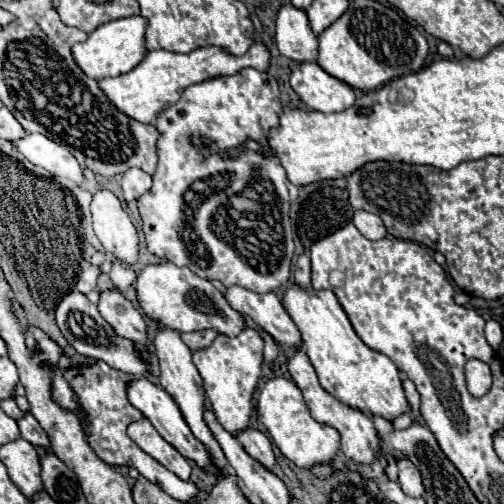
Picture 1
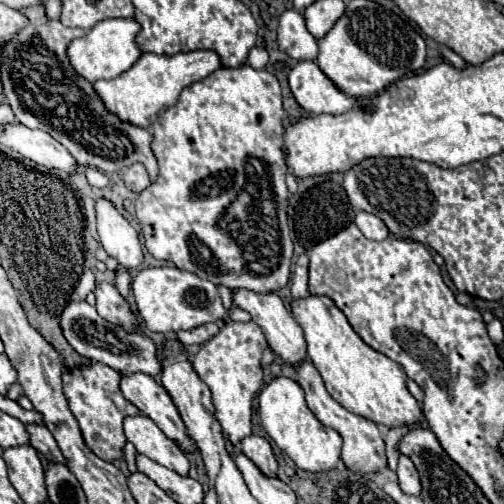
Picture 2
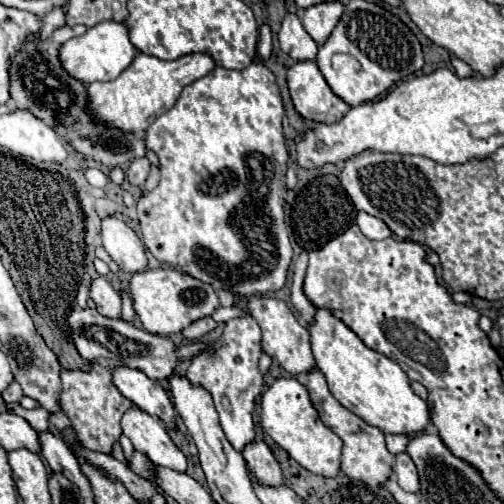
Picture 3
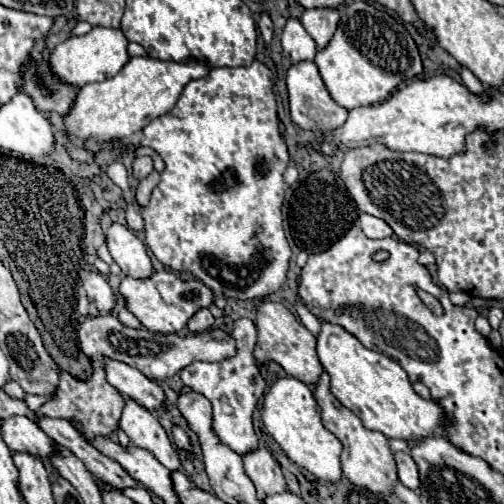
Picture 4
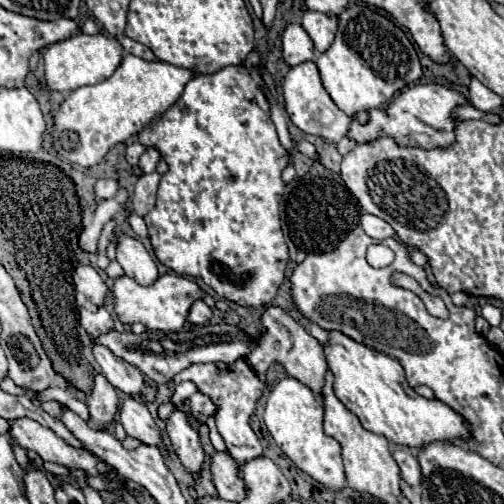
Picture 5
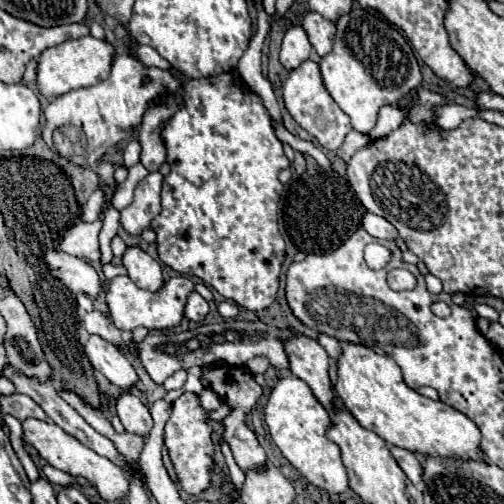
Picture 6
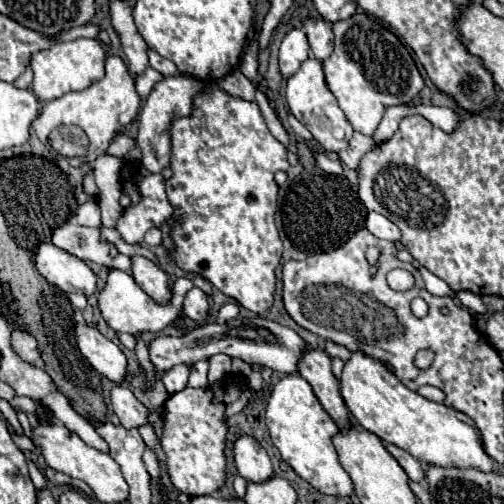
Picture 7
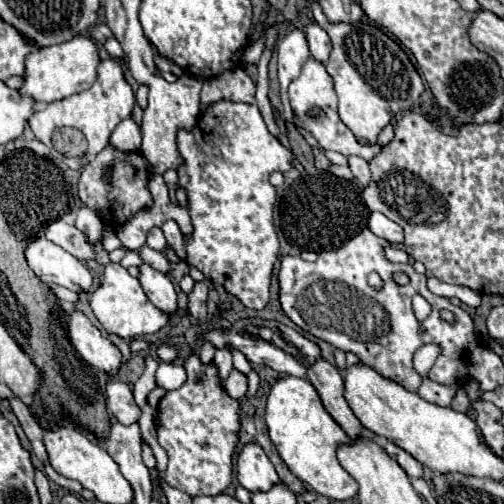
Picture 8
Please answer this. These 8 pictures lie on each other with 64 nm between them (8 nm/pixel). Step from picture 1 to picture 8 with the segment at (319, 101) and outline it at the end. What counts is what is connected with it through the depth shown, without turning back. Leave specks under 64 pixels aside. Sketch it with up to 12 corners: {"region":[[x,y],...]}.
{"region":[[308,58],[288,86],[294,122],[322,148],[364,160],[340,120],[338,98],[322,62]]}

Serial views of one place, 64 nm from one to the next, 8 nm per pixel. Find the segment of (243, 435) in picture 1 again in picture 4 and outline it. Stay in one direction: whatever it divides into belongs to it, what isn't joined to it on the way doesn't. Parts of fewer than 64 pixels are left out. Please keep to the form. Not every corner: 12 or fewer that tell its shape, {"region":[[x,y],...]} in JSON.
{"region":[[266,448],[244,454],[244,470],[260,500],[286,490],[282,470]]}

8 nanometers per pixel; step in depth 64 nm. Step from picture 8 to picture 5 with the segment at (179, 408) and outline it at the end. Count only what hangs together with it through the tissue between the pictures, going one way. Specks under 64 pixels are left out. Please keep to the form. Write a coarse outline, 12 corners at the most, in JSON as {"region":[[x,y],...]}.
{"region":[[188,402],[168,418],[166,432],[186,470],[198,472],[204,452],[188,422]]}

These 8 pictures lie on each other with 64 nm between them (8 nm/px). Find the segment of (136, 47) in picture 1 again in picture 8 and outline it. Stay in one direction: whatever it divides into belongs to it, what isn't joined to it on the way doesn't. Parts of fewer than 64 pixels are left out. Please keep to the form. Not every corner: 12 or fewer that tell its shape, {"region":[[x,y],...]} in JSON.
{"region":[[88,36],[26,56],[20,92],[54,102],[98,78]]}

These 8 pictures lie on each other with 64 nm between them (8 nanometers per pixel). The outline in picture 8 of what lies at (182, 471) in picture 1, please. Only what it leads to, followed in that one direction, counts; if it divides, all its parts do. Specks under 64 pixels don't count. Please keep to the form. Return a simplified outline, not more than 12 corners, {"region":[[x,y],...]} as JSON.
{"region":[[108,380],[108,412],[120,424],[140,420],[128,384]]}

